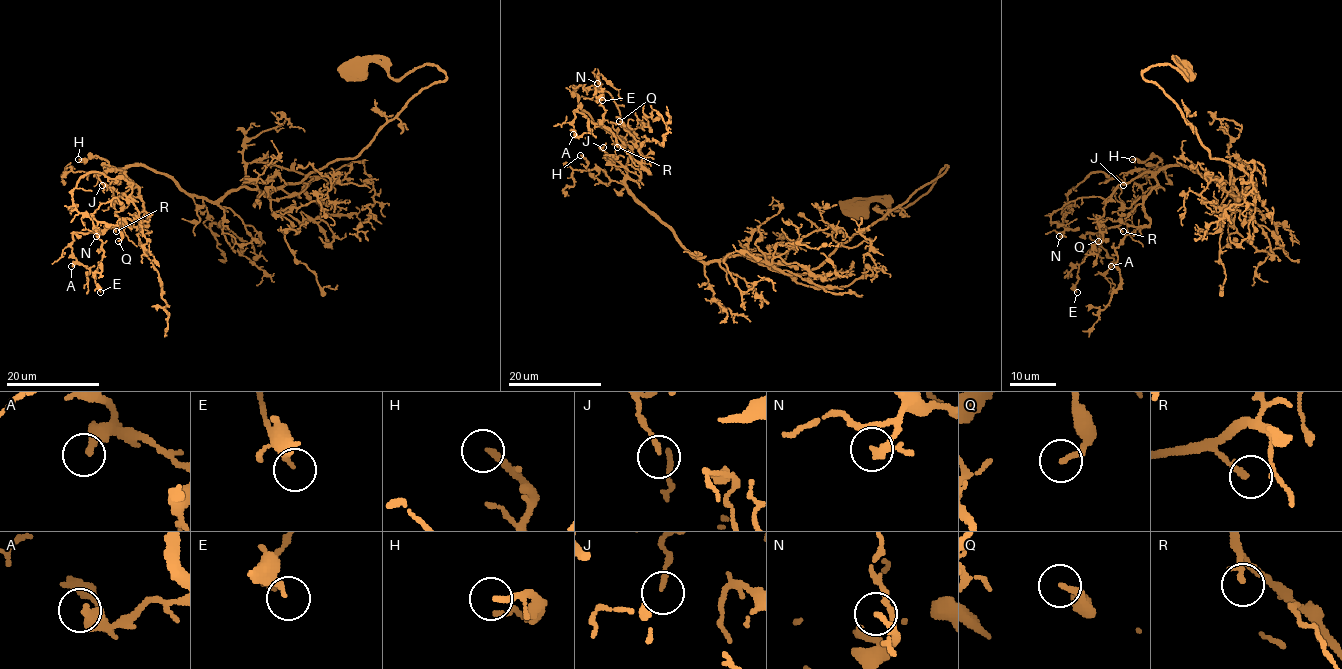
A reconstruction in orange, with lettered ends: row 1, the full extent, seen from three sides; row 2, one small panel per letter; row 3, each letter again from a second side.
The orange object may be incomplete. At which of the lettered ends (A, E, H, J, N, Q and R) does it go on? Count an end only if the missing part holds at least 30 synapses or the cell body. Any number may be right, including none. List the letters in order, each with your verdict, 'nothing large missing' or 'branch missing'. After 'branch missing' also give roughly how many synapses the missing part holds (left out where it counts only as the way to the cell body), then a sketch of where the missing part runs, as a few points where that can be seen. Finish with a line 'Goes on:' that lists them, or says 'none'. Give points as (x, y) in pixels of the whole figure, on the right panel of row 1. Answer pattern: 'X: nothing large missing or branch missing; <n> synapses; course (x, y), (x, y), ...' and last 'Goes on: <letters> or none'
A: nothing large missing
E: nothing large missing
H: branch missing; 90 synapses; course (1132, 159), (1123, 160), (1128, 163), (1120, 170), (1120, 184), (1162, 242)
J: nothing large missing
N: branch missing; 100 synapses; course (1059, 236), (1060, 241), (1037, 271), (1043, 299)
Q: nothing large missing
R: nothing large missing
Goes on: H, N

